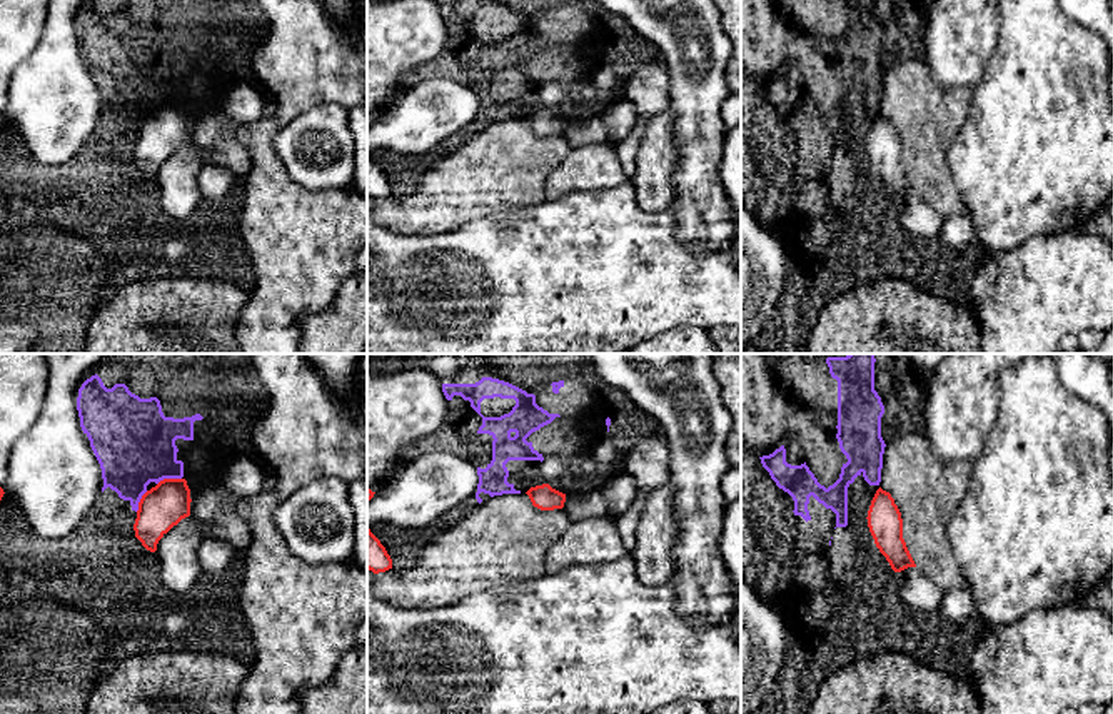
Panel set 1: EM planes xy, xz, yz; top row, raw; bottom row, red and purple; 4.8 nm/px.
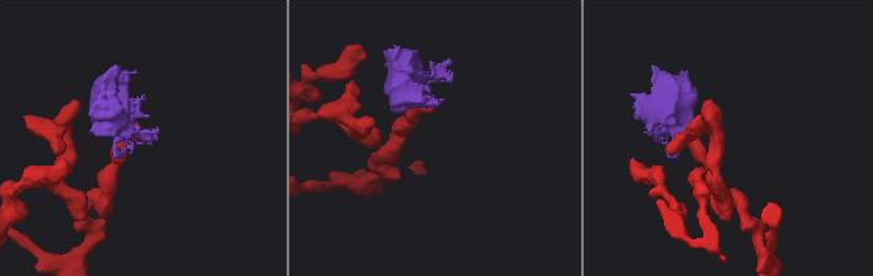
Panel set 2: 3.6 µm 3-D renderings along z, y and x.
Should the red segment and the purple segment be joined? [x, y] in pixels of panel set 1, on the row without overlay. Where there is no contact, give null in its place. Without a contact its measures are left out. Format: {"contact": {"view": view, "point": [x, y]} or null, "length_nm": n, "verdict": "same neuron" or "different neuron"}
{"contact": {"view": "xy", "point": [169, 105]}, "length_nm": 120, "verdict": "different neuron"}

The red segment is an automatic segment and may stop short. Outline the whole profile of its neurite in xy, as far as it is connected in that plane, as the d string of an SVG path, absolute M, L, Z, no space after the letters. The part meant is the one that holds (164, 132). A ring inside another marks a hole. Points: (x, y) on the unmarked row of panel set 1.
M164 105L147 117L133 150L135 163L155 178L159 167L182 145L190 142L190 115L185 105Z

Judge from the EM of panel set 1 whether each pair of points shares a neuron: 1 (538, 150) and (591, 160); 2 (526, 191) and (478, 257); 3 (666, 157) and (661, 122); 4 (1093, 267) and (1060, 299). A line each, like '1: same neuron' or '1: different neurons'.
1: different neurons
2: different neurons
3: same neuron
4: same neuron

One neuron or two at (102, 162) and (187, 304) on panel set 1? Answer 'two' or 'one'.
two

